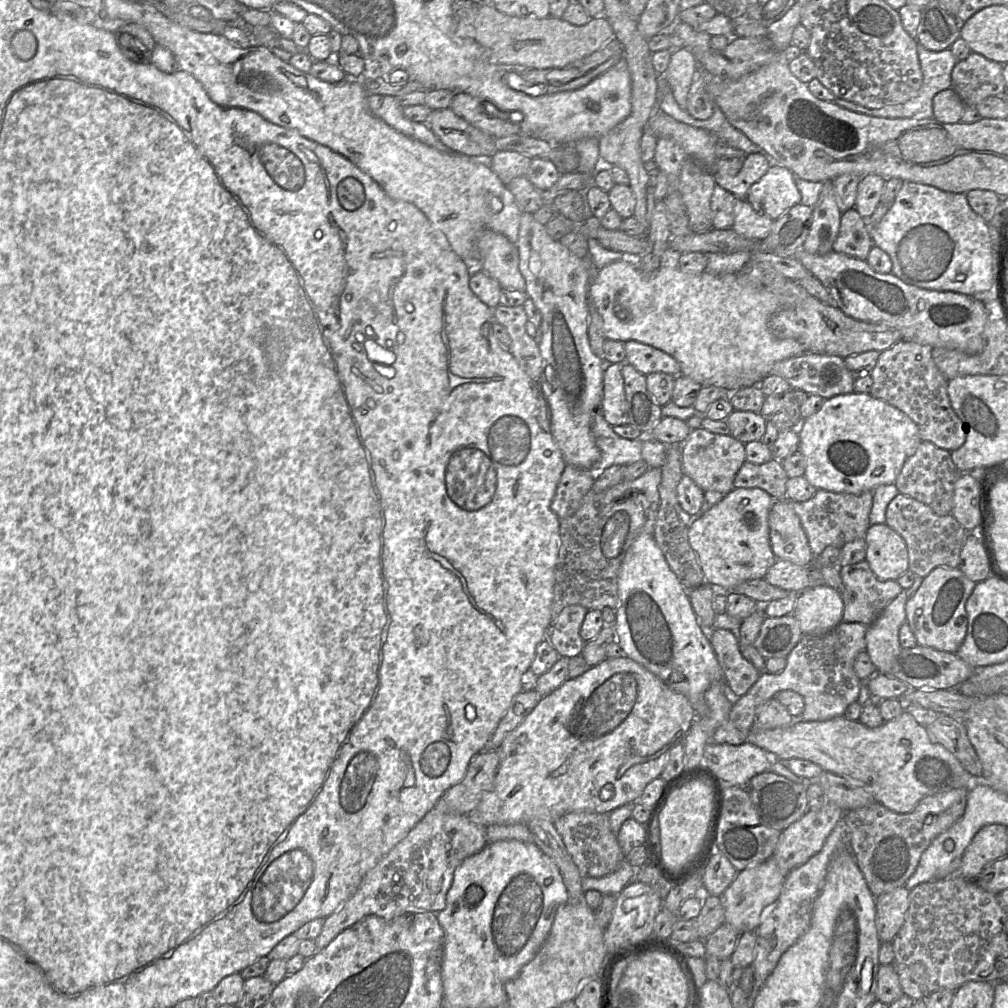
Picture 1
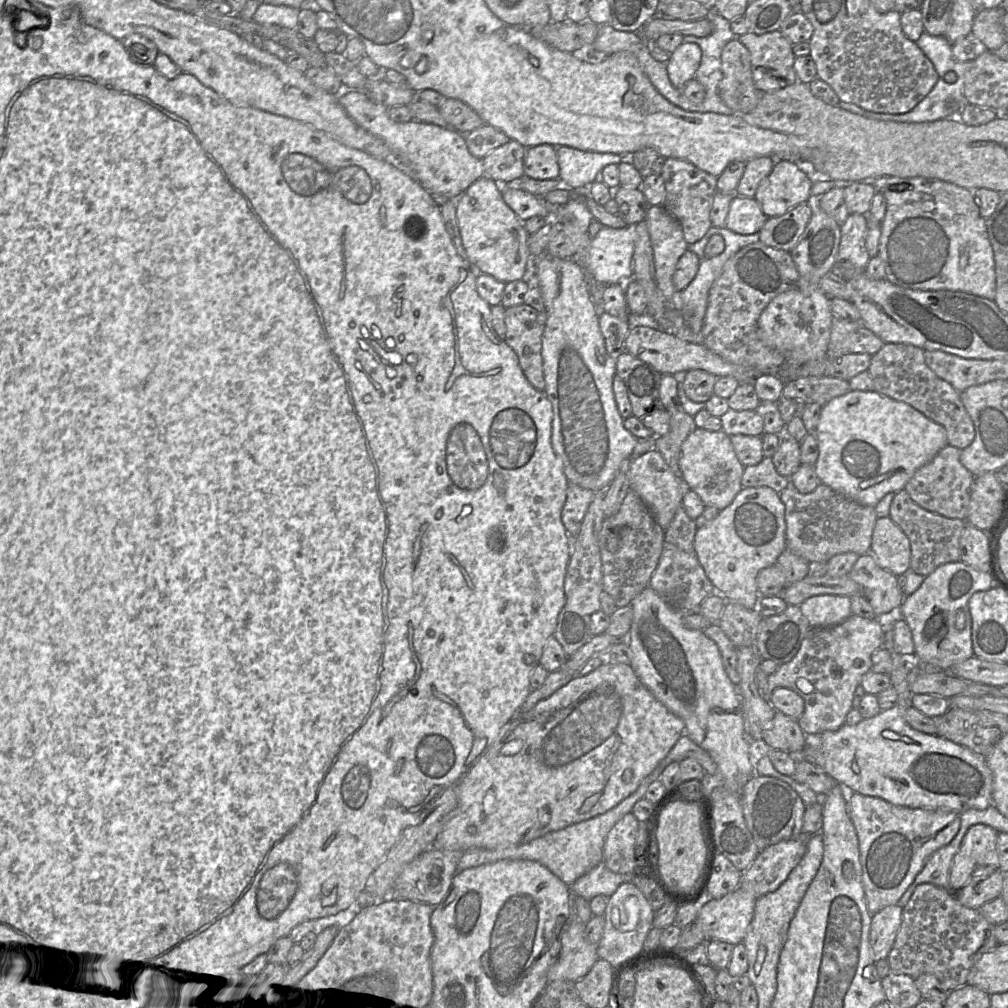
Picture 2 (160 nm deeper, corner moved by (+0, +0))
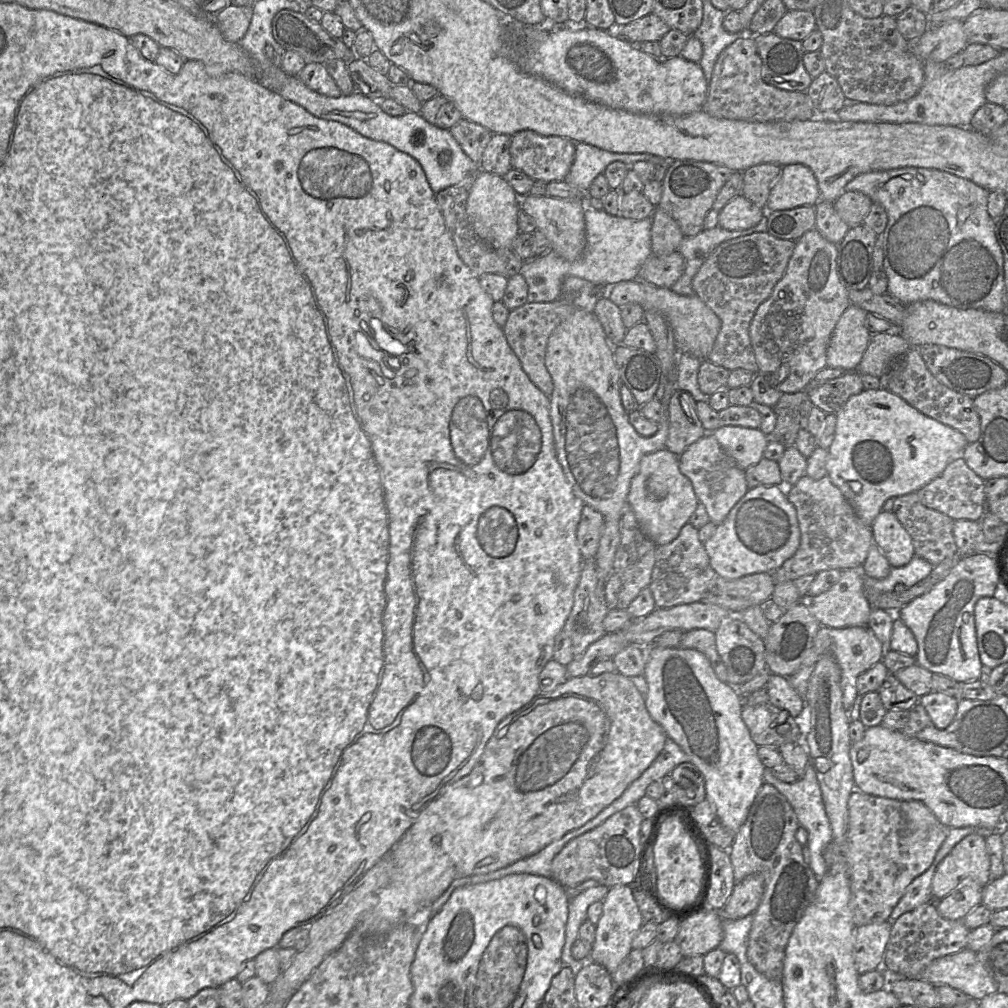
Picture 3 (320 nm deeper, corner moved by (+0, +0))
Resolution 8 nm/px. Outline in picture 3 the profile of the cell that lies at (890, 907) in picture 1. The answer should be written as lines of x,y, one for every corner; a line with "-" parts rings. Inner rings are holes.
893,922
867,924
855,931
854,961
859,975
882,969

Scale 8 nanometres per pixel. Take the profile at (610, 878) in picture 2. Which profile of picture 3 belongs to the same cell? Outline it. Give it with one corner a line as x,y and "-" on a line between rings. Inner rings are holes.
599,884
598,886
588,888
569,900
565,944
562,949
563,966
567,966
570,969
578,968
579,970
583,967
584,961
573,958
572,946
579,939
579,928
587,919
588,907
594,902
602,901
609,889
607,886

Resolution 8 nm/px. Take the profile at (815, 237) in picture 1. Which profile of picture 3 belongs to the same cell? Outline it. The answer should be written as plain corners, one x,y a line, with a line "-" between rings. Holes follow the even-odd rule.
813,228
795,243
795,249
782,279
770,297
757,309
749,328
750,340
762,374
782,394
804,391
815,375
827,366
827,348
834,328
849,307
848,289
839,280
836,270
838,244
825,239

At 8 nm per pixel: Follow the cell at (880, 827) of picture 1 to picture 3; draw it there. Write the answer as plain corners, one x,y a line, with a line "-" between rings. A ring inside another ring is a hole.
854,789
848,800
848,832
845,858
850,867
850,909
856,927
890,920
890,915
912,881
924,873
947,838
949,827
942,824
922,803
866,794

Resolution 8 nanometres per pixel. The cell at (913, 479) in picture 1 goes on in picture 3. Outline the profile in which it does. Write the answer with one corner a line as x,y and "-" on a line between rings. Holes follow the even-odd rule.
962,457
951,461
938,477
916,493
926,507
942,512
953,520
981,521
986,513
985,480
970,468

